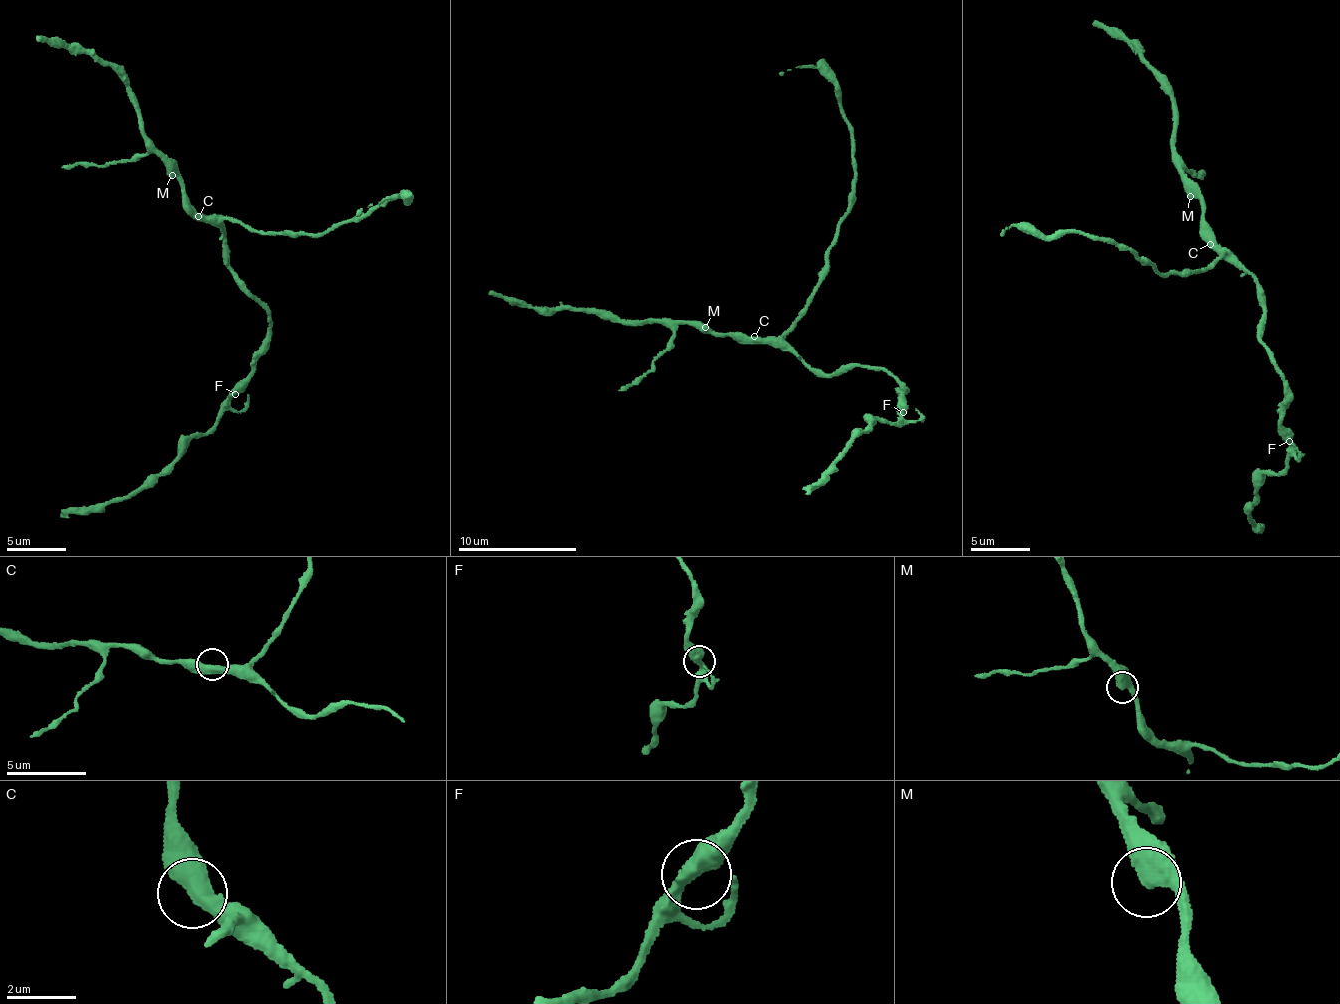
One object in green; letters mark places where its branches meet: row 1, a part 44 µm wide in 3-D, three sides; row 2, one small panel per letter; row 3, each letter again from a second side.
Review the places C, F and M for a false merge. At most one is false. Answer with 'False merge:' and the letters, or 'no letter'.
False merge: no letter

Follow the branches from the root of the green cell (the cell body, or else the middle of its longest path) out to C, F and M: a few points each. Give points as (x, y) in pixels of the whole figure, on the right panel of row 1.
C: (1258, 287), (1254, 278), (1210, 244)
F: (1258, 287), (1258, 301), (1262, 304), (1264, 320), (1260, 340), (1275, 372), (1284, 383), (1280, 425), (1288, 440)
M: (1258, 287), (1254, 278), (1220, 254), (1198, 199), (1190, 196)

